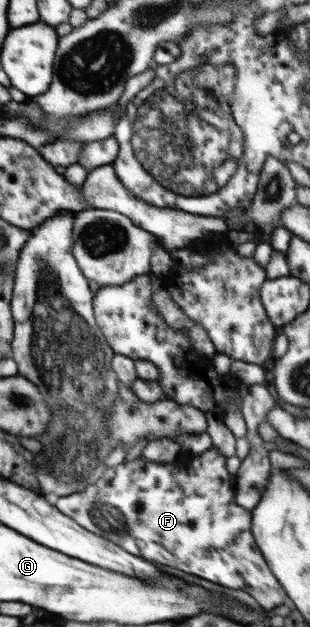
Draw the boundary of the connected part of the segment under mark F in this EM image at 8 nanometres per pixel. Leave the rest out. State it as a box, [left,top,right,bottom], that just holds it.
[53,448,289,609]

